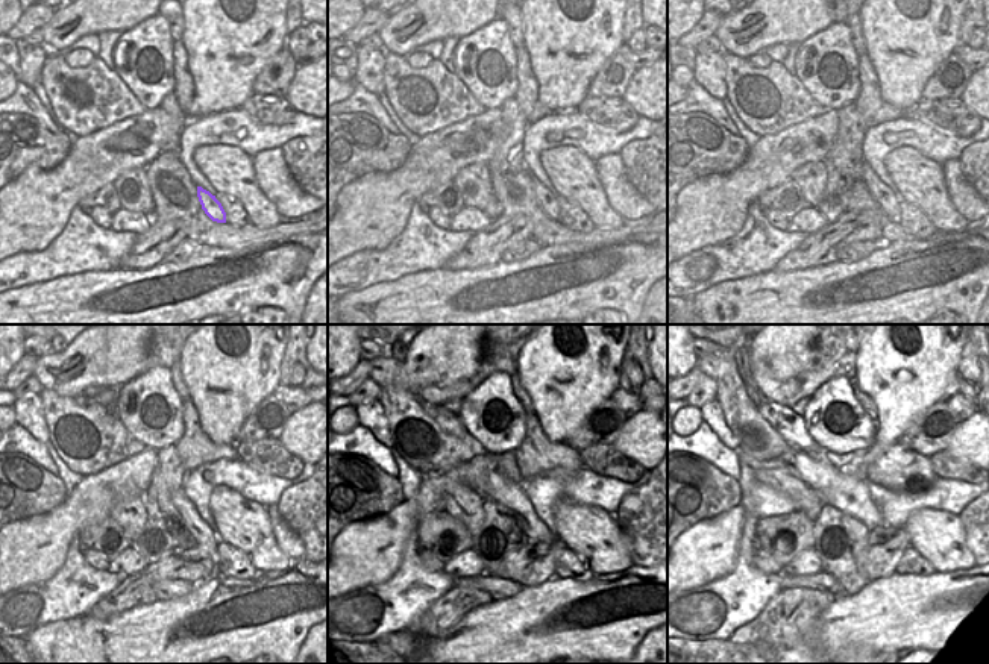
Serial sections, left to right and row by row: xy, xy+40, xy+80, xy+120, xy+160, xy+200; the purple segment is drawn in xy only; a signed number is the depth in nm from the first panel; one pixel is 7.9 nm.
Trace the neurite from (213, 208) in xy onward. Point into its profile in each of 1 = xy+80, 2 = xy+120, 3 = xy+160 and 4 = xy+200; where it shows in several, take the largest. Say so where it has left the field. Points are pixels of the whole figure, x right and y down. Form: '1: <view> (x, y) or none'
1: xy+80 (888, 203)
2: xy+120 (197, 529)
3: xy+160 (480, 473)
4: xy+200 (850, 494)

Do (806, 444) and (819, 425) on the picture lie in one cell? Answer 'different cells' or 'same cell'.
different cells

